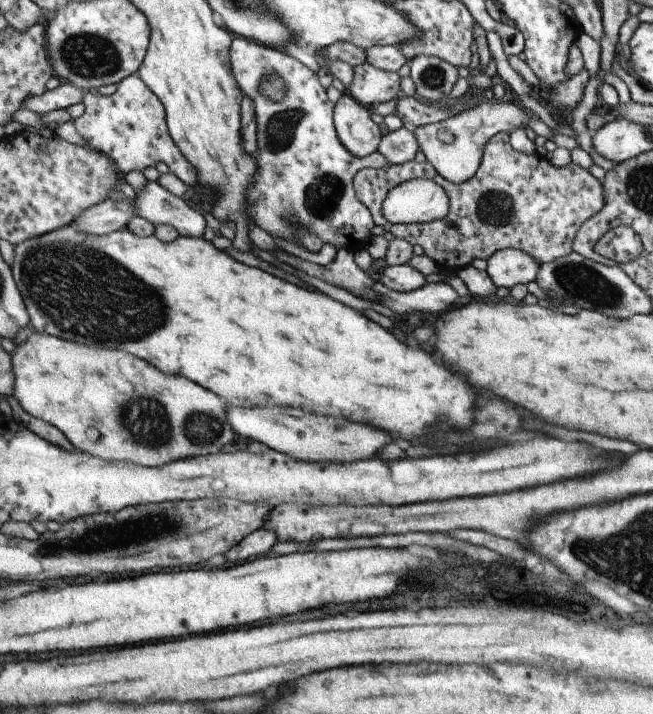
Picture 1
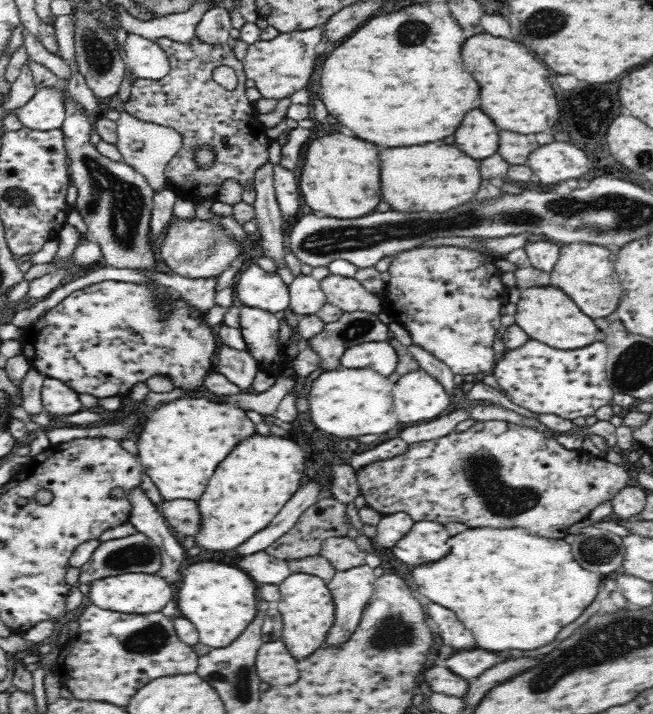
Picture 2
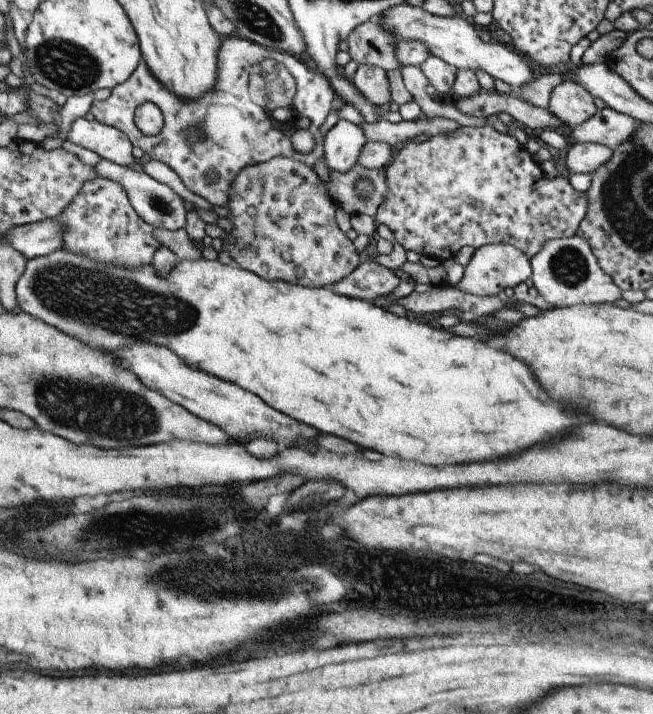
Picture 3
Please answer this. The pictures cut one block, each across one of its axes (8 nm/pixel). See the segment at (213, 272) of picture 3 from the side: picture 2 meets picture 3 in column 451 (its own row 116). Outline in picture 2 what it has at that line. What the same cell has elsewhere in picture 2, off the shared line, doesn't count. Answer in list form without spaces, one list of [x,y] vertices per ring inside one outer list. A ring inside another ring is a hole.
[[[425,3],[370,18],[358,27],[322,64],[319,97],[330,116],[348,126],[356,138],[376,146],[414,146],[452,136],[468,110],[478,108],[478,84],[466,72],[460,48],[466,36],[454,16],[437,16]]]

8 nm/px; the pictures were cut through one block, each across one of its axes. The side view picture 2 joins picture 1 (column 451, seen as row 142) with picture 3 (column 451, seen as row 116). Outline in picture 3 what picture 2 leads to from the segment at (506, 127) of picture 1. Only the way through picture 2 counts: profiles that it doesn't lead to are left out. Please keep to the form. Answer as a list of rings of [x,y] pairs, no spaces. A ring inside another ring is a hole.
[[[420,117],[416,120],[390,123],[384,118],[376,123],[362,123],[360,125],[368,141],[387,142],[392,146],[412,140],[417,136],[428,136],[429,139],[438,135],[452,134],[461,126],[458,122],[444,117]]]

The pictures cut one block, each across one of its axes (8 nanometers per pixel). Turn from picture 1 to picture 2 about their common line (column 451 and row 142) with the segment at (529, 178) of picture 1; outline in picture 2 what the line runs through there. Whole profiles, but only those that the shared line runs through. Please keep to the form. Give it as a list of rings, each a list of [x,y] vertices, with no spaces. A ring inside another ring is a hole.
[[[160,38],[157,42],[158,47],[167,54],[170,72],[158,80],[148,78],[137,78],[132,82],[130,98],[124,104],[124,110],[144,122],[153,122],[160,126],[173,128],[182,135],[182,146],[180,150],[171,158],[168,166],[164,170],[166,181],[175,183],[177,196],[190,199],[196,202],[212,198],[220,192],[220,186],[229,178],[236,179],[242,187],[253,186],[255,172],[268,161],[268,147],[273,140],[266,135],[266,126],[260,122],[258,112],[246,94],[246,80],[243,61],[238,60],[234,51],[228,44],[207,44],[200,38],[192,38],[190,42],[183,44],[175,42],[170,38]],[[217,66],[230,66],[235,70],[238,84],[233,90],[226,90],[222,85],[212,79],[212,72]],[[202,145],[210,145],[214,149],[216,160],[212,166],[202,168],[196,164],[193,152]]]

